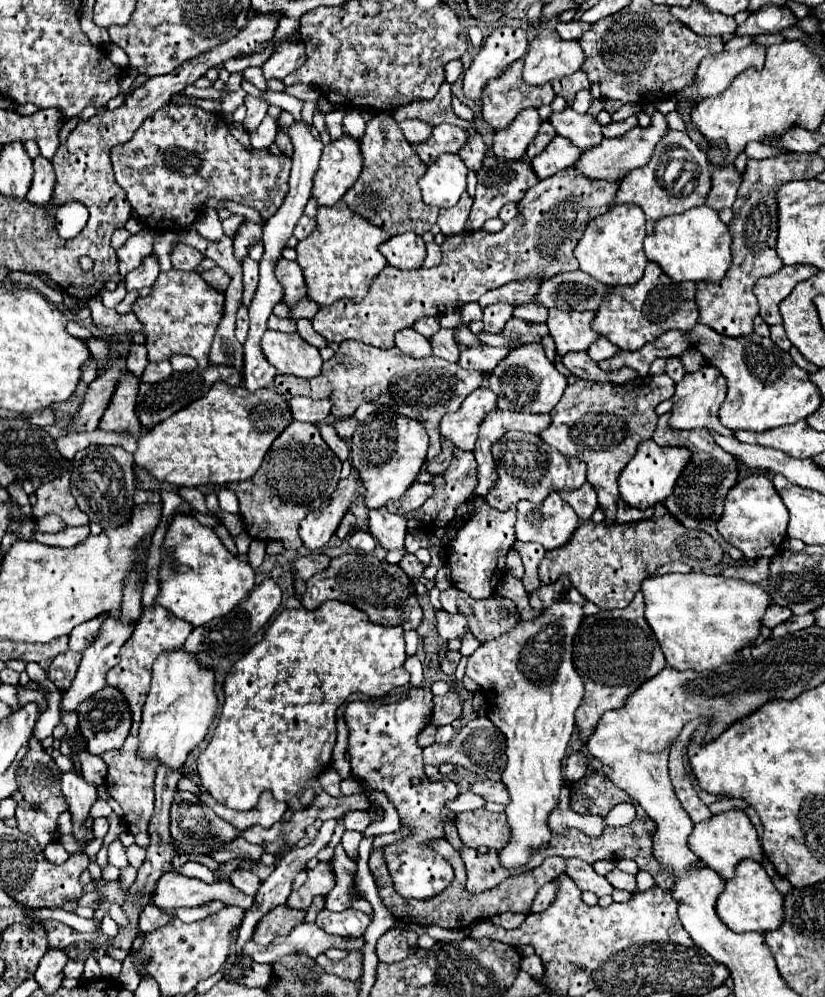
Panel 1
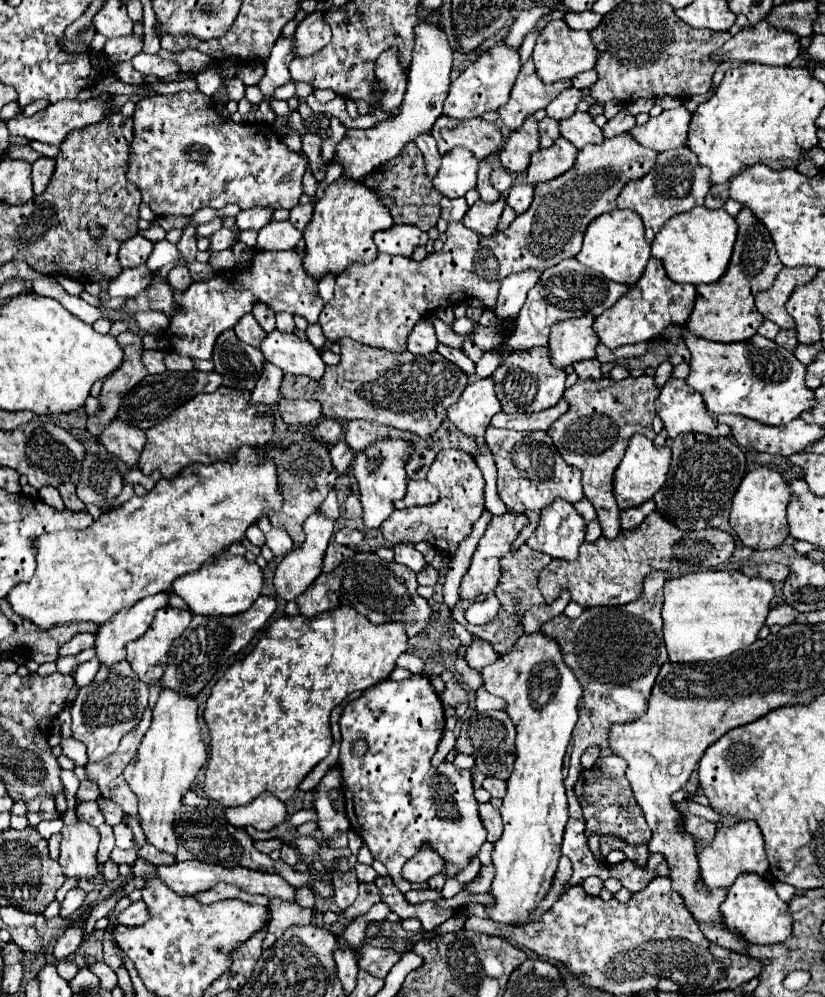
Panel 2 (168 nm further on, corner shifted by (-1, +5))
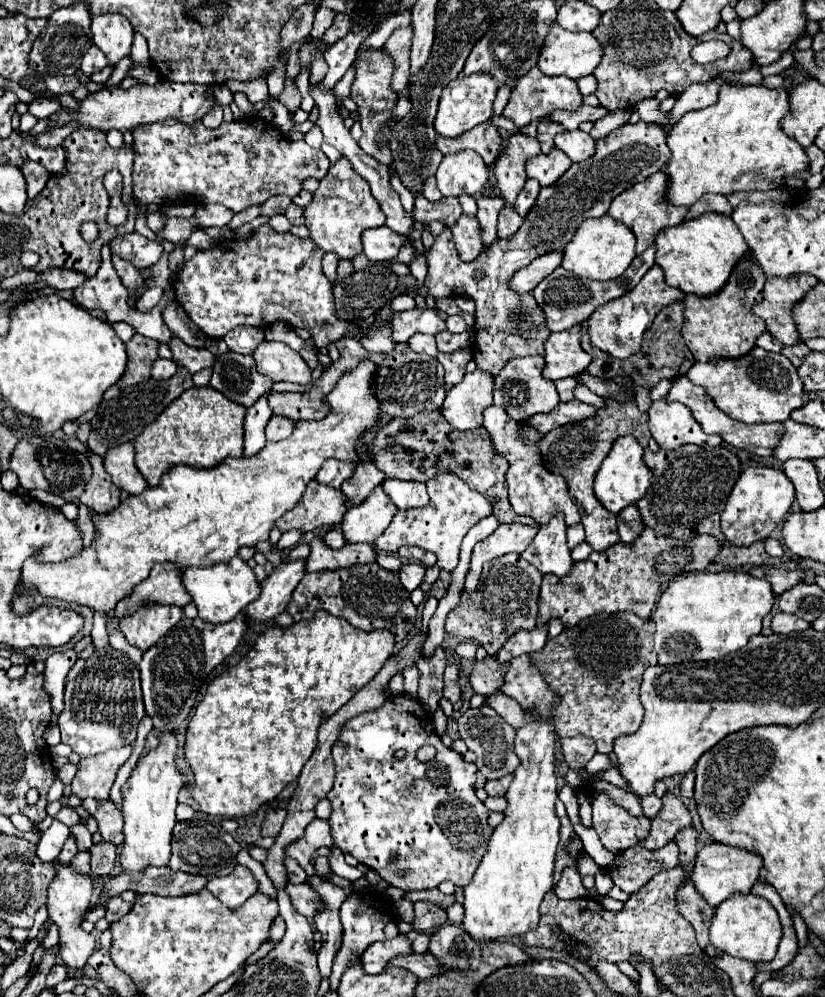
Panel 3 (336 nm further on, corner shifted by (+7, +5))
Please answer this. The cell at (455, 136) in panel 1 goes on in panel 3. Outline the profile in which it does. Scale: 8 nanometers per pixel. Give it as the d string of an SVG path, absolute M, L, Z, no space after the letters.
M484 122L484 124L464 132L458 138L438 136L436 146L442 154L456 154L456 152L470 148L470 150L478 152L484 158L484 162L490 166L496 162L496 158L502 150L502 136L492 122Z

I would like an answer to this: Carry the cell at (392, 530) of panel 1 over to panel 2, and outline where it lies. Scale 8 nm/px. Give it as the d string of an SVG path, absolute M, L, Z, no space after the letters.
M400 542L400 544L394 544L394 560L398 564L404 564L408 566L412 572L420 572L422 566L426 564L422 554L416 550L416 546L412 542Z

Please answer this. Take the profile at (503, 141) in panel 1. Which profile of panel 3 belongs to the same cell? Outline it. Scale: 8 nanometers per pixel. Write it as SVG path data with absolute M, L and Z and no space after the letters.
M512 134L504 152L496 160L492 172L496 178L496 188L500 190L506 204L514 204L520 188L524 188L528 176L524 164L528 158L540 154L540 142L524 134Z

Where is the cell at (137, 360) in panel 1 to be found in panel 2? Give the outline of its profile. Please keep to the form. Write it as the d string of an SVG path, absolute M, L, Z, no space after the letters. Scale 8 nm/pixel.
M144 350L144 366L150 374L162 374L164 368L164 354L160 350Z

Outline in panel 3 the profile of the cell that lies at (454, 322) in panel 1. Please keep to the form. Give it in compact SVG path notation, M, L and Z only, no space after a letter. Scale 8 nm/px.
M448 316L446 318L446 330L452 332L452 334L456 334L456 332L466 332L468 326L466 326L466 322L464 322L462 316Z

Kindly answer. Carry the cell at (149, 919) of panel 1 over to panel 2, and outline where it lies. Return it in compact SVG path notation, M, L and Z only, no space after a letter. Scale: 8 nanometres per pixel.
M142 900L130 904L130 908L120 912L120 916L118 916L118 924L124 924L124 926L140 926L146 920L148 920L148 908Z

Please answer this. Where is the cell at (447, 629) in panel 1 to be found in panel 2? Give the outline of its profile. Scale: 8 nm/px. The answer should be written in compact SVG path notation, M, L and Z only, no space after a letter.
M474 640L472 644L468 644L466 648L466 654L464 654L466 662L474 668L474 670L480 670L482 666L486 664L492 664L498 660L498 654L494 652L494 648L486 642L486 640Z

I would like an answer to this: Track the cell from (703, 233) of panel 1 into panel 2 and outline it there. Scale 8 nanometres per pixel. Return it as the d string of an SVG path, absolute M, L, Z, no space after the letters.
M696 206L692 212L674 216L664 228L660 228L652 240L652 256L664 262L666 274L674 282L688 282L694 286L710 284L724 274L730 262L736 230L736 220L722 208L710 210L706 206Z

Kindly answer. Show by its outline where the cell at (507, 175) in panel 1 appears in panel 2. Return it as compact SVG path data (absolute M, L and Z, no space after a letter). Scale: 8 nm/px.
M500 196L500 200L496 200L494 204L488 204L484 200L478 200L470 210L468 214L464 216L462 224L482 236L490 236L496 232L496 224L500 220L500 212L504 210L506 206L506 200L504 196Z

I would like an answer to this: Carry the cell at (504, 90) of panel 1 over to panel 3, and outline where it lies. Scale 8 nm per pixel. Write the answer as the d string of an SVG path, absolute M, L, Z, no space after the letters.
M532 68L526 76L522 76L512 88L512 96L504 108L504 118L510 118L518 128L530 124L532 120L540 120L554 110L576 110L582 106L582 94L578 92L578 86L568 76L544 76L538 68Z

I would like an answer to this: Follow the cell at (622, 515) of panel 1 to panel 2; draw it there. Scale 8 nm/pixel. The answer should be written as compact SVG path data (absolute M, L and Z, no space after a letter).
M648 500L644 504L640 504L640 508L628 508L628 510L622 510L620 512L620 522L622 522L622 528L624 530L630 530L630 528L636 528L642 524L642 520L656 508L654 500Z

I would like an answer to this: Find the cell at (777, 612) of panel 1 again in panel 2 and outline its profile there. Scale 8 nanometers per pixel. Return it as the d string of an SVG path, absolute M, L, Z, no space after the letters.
M780 604L780 606L774 606L770 612L768 612L768 618L766 618L766 626L772 626L772 624L780 624L780 626L788 626L794 622L794 618L798 616L798 612L788 606L788 604Z

